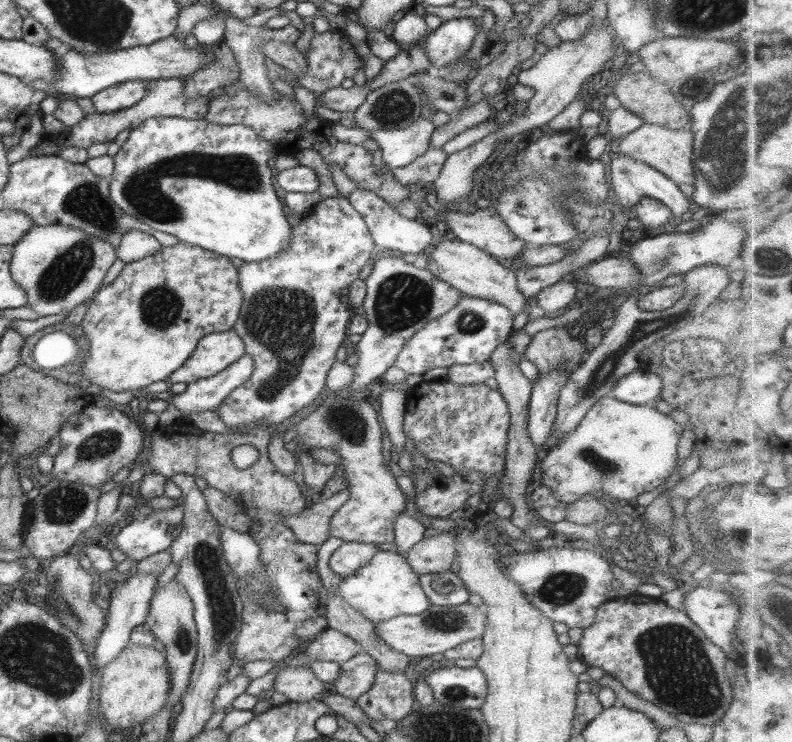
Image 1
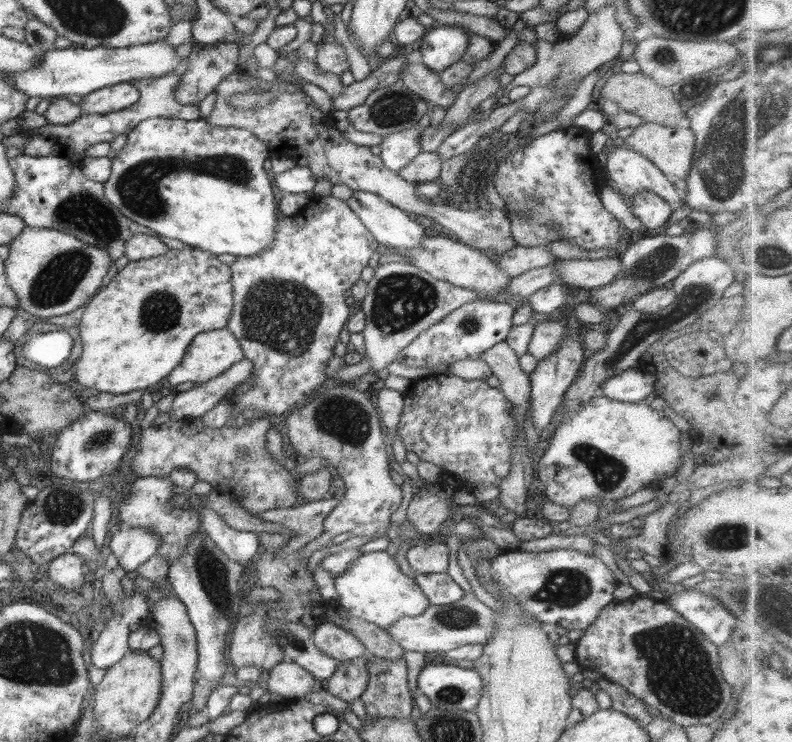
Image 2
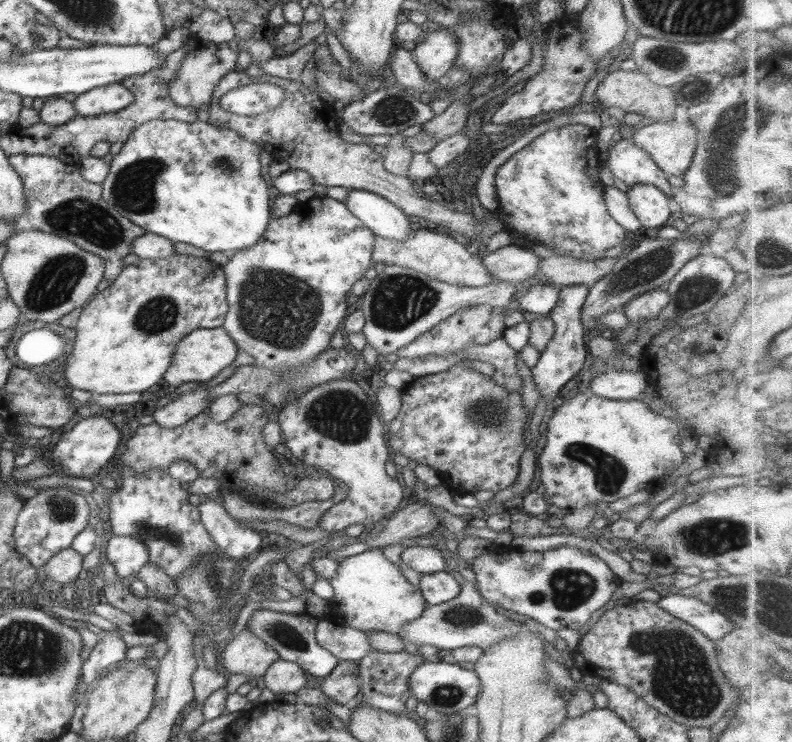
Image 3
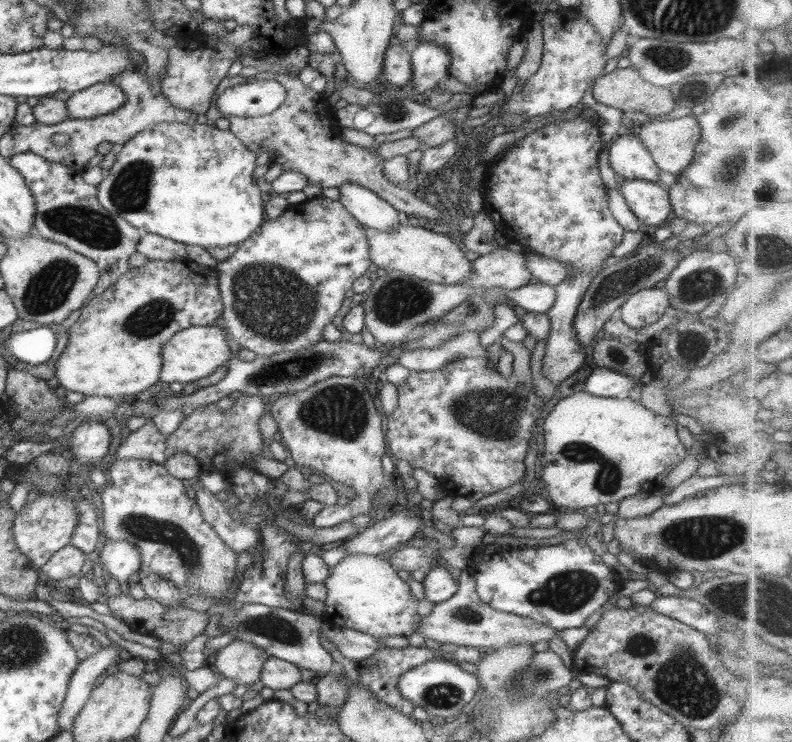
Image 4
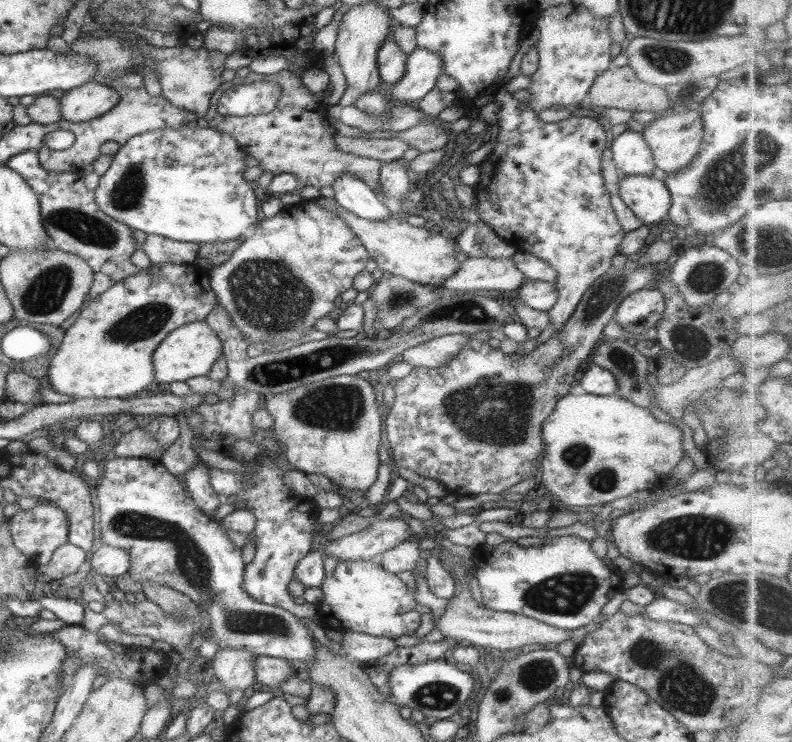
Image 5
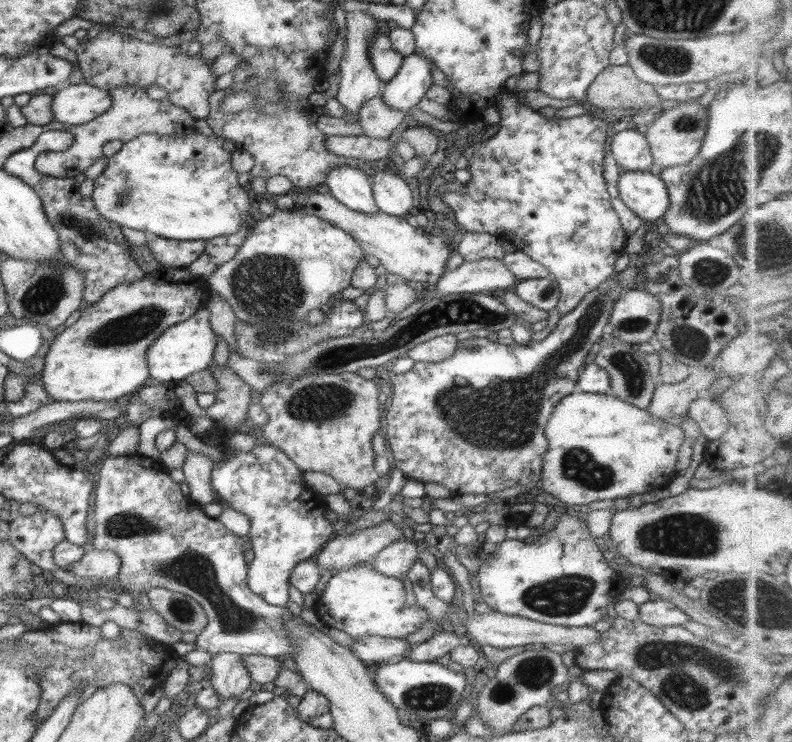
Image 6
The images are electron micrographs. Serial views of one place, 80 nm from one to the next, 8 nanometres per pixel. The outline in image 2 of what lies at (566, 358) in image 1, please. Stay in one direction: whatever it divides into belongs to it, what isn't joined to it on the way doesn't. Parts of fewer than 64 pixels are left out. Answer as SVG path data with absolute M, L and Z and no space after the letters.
M547 321L538 323L533 329L528 352L542 360L556 350L559 342L566 336L566 327L562 322Z

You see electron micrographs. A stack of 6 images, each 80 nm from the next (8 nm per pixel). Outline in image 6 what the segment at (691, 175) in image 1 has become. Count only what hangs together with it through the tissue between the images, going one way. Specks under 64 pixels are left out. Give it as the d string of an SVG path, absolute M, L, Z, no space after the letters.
M682 102L648 126L645 137L649 142L653 162L662 169L688 164L698 153L706 136L708 112L700 102Z

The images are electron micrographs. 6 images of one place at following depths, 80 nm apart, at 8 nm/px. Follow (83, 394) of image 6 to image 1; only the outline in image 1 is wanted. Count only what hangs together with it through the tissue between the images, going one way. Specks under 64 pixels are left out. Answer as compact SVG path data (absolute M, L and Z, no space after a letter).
M185 242L163 246L152 256L125 264L122 272L109 285L103 285L87 302L86 317L80 326L90 342L90 357L79 371L83 373L83 378L94 384L94 388L114 392L137 391L153 382L166 381L188 360L203 336L233 330L240 318L242 303L238 269L228 257Z

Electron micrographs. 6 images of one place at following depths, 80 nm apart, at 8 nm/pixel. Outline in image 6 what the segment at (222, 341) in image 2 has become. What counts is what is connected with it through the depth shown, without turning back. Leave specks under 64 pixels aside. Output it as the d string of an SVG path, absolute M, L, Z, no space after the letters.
M207 309L195 312L196 316L190 316L188 320L170 326L152 344L148 345L146 351L146 362L149 375L163 382L178 382L184 380L190 374L196 374L201 370L209 368L214 360L214 347L216 346L215 332L212 331Z

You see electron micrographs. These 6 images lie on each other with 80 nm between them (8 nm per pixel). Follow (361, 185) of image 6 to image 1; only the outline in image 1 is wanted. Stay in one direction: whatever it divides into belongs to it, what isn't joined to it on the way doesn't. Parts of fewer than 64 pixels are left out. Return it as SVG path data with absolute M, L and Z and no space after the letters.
M363 189L354 190L350 193L348 202L350 202L352 208L355 208L362 215L378 250L388 248L399 250L403 254L418 254L420 262L423 260L424 250L428 248L428 244L432 240L432 232L430 232L428 224L420 223L417 218L407 219L400 215L393 205L388 204L375 192Z

